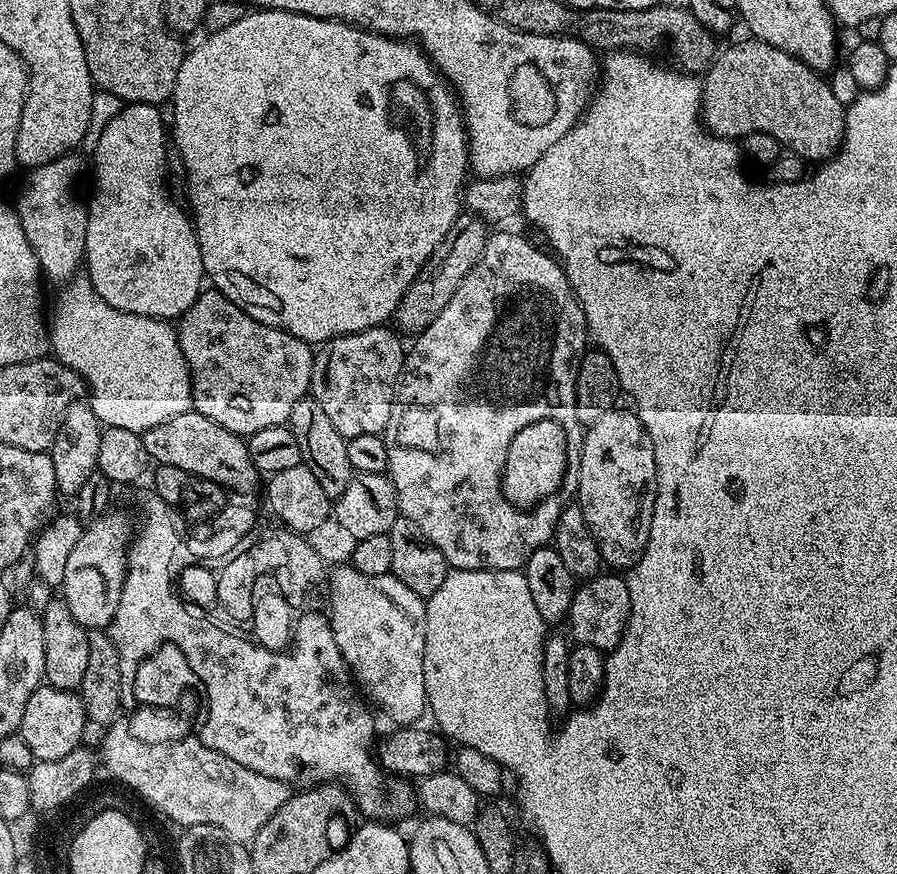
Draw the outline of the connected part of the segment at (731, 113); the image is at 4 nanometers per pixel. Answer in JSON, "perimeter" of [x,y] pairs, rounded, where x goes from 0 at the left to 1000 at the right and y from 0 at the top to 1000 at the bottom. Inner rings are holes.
{"perimeter":[[[843,42],[832,43],[806,56],[784,84],[780,132],[786,148],[815,160],[854,152],[900,185],[925,183],[941,164],[944,125],[934,117],[924,93],[886,64]]]}

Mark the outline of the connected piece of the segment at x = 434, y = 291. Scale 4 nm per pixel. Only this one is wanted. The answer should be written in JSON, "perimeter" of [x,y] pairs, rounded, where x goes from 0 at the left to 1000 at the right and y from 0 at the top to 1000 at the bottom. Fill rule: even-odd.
{"perimeter":[[[515,245],[508,251],[506,259],[502,259],[502,268],[497,268],[484,291],[479,291],[479,295],[469,304],[462,323],[444,346],[439,371],[447,381],[456,380],[456,386],[459,387],[467,384],[475,378],[475,373],[479,373],[479,368],[484,368],[484,364],[488,364],[488,359],[493,359],[493,355],[497,355],[497,346],[506,341],[506,332],[515,327],[520,314],[524,314],[524,309],[537,295],[545,269],[545,257],[530,245]]]}

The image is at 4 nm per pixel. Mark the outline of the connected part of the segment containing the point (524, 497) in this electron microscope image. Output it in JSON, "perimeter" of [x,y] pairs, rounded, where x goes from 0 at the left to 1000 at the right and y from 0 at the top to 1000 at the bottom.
{"perimeter":[[[601,481],[591,487],[582,487],[582,492],[573,497],[560,547],[562,568],[572,579],[592,584],[605,572],[619,569],[624,557],[630,557],[633,543],[632,500],[631,492],[616,481]]]}

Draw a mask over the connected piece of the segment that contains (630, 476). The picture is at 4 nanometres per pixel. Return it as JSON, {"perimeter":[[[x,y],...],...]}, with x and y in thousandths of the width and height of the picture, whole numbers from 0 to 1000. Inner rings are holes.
{"perimeter":[[[695,465],[681,467],[673,477],[667,478],[667,483],[654,486],[647,525],[644,556],[640,561],[649,588],[653,588],[653,602],[658,602],[658,611],[662,611],[667,620],[669,640],[677,649],[679,645],[682,649],[679,651],[682,652],[702,651],[711,643],[711,638],[716,638],[725,616],[725,597],[731,573],[729,510],[725,506],[725,497],[720,497],[708,470],[697,467]]]}

